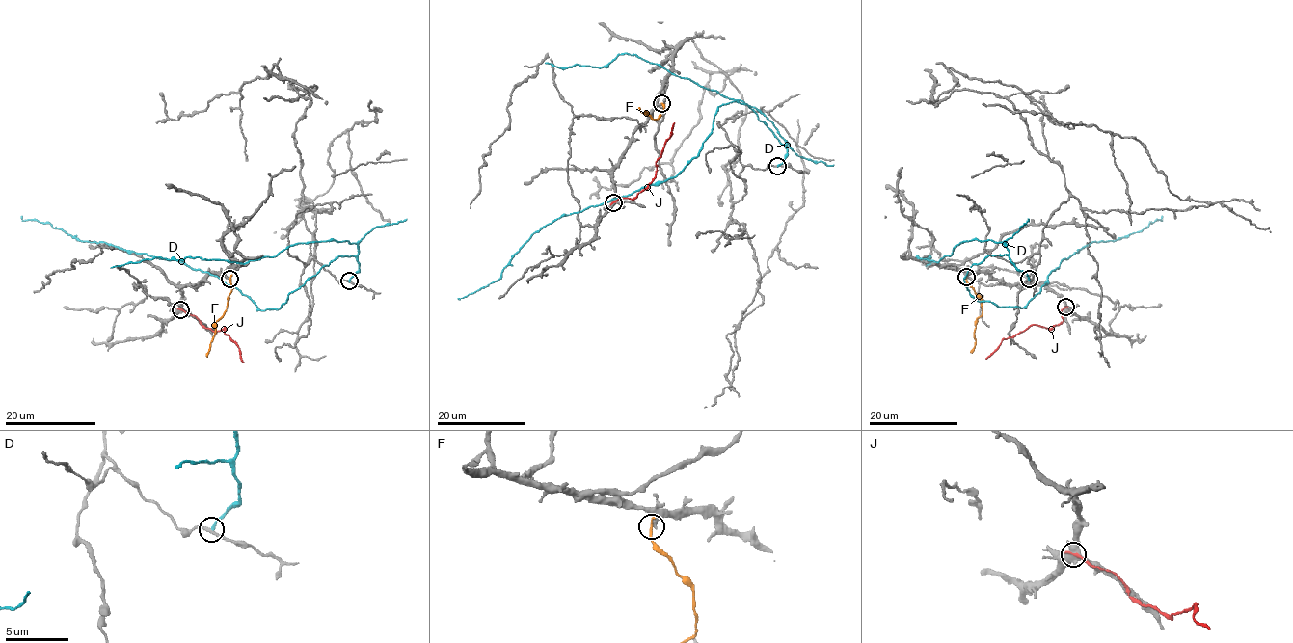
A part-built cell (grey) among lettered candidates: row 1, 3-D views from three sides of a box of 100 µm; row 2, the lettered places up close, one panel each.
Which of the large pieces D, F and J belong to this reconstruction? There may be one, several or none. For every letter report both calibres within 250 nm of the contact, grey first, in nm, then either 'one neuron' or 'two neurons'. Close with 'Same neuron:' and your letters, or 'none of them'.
D: calibres 200 and 190 nm; two neurons
F: calibres 280 and 240 nm; two neurons
J: calibres 480 and 240 nm; two neurons
Same neuron: none of them

